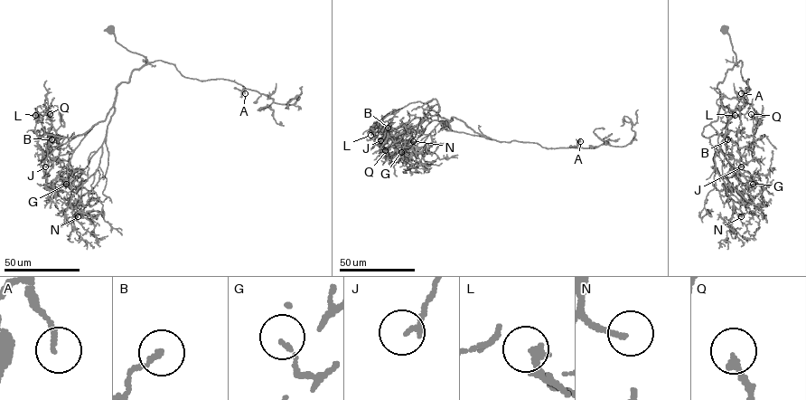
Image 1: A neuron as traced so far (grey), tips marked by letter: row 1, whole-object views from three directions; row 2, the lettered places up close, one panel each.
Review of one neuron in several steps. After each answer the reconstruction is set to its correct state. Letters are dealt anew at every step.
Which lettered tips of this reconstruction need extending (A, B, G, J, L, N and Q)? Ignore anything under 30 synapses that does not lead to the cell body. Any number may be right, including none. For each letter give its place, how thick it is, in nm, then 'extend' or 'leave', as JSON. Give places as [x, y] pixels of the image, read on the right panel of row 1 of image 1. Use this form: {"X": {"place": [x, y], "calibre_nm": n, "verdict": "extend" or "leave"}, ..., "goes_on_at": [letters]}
{"A": {"place": [741, 93], "calibre_nm": 150, "verdict": "leave"}, "B": {"place": [727, 139], "calibre_nm": 180, "verdict": "leave"}, "G": {"place": [753, 184], "calibre_nm": 130, "verdict": "leave"}, "J": {"place": [741, 166], "calibre_nm": 160, "verdict": "leave"}, "L": {"place": [735, 115], "calibre_nm": 220, "verdict": "extend"}, "N": {"place": [741, 216], "calibre_nm": 160, "verdict": "extend"}, "Q": {"place": [751, 114], "calibre_nm": 200, "verdict": "extend"}, "goes_on_at": ["L", "N", "Q"]}

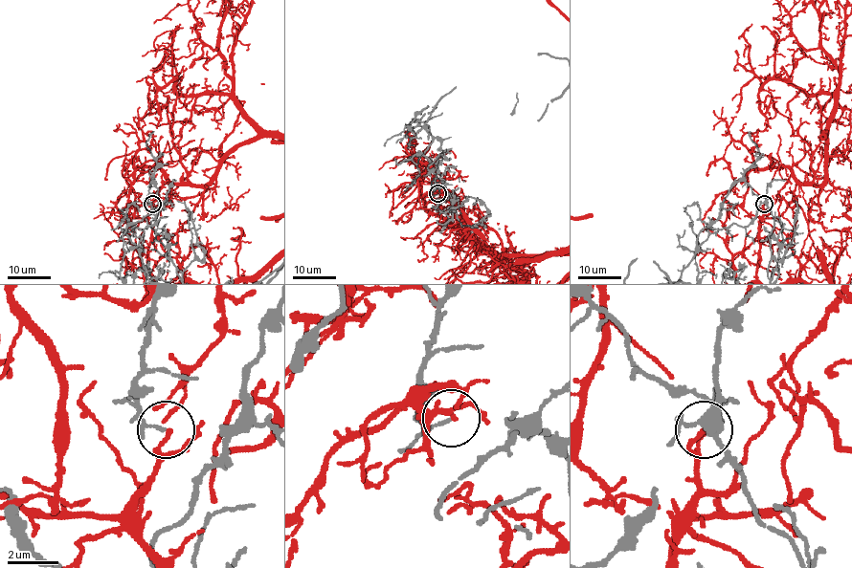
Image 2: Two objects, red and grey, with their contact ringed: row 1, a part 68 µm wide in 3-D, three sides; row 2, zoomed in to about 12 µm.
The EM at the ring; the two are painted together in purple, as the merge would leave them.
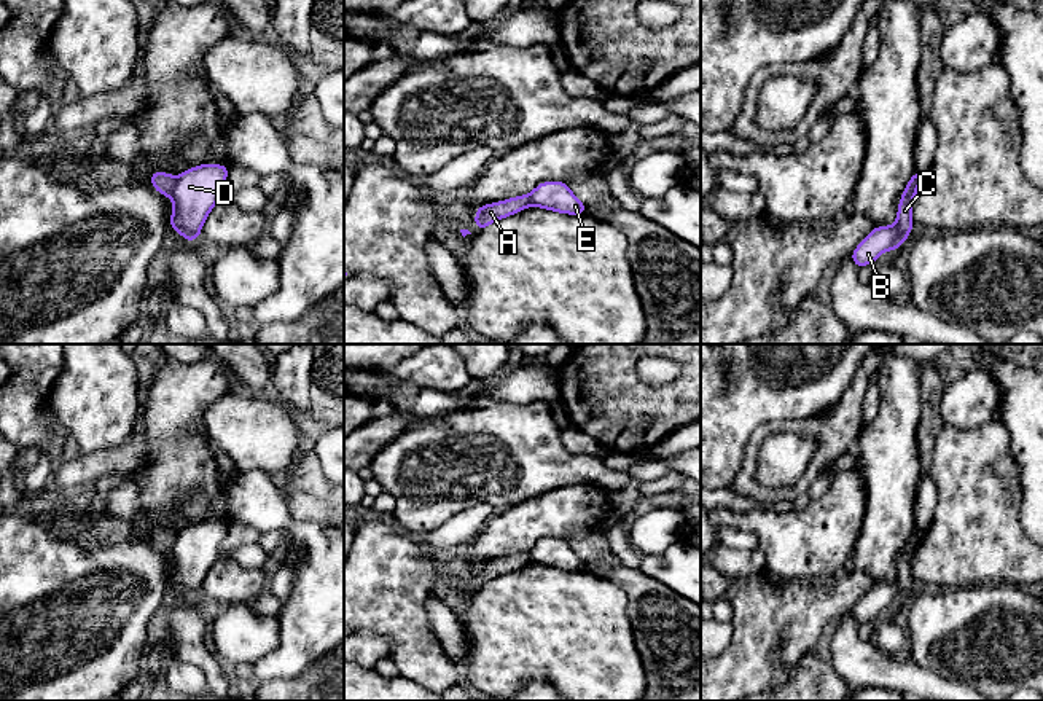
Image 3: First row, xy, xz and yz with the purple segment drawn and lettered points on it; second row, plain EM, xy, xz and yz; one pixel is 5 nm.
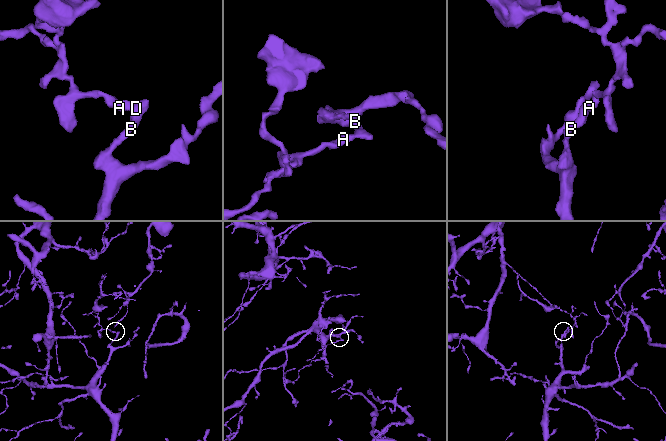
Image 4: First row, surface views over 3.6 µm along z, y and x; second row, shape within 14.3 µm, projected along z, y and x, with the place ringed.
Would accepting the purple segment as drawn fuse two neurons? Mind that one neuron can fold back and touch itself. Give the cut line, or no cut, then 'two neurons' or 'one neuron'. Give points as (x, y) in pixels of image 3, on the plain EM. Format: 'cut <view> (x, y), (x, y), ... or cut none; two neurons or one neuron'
cut xy (177, 534), (169, 553); two neurons

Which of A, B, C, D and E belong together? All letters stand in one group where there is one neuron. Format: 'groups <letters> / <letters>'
groups A / B C D E

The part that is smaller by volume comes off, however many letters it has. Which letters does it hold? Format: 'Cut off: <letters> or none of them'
Cut off: A

